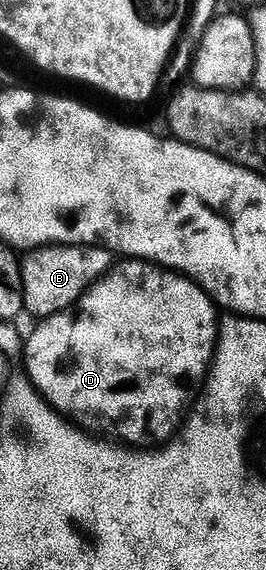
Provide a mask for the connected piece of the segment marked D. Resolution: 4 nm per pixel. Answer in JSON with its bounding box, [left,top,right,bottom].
[22,258,218,445]

